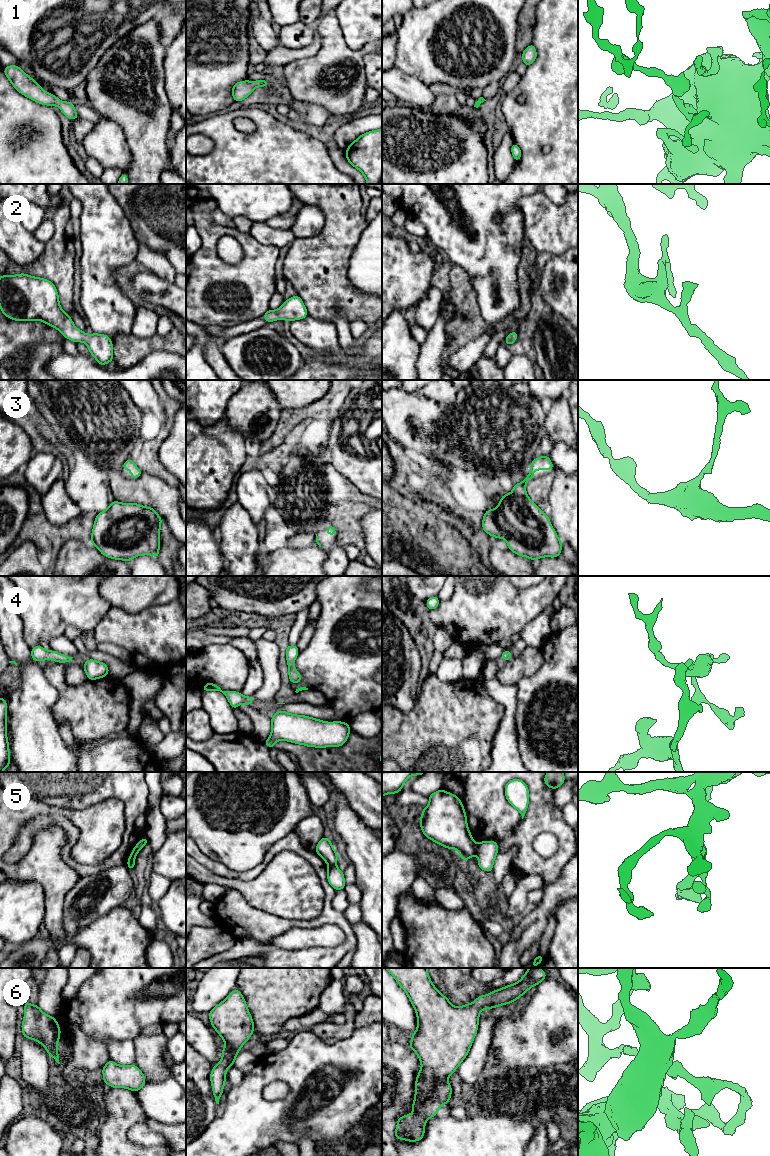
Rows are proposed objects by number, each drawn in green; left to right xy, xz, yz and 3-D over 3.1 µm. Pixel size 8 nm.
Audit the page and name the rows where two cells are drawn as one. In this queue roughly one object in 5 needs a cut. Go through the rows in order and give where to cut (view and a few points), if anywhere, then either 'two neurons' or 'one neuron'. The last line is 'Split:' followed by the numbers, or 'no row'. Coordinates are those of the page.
1: cut none; one neuron
2: cut none; one neuron
3: cut none; one neuron
4: cut none; one neuron
5: cut yz (475, 844), (476, 853); two neurons
6: cut none; one neuron
Split: 5

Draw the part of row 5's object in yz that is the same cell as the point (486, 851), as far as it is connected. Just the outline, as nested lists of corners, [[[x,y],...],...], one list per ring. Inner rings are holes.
[[[482,841],[476,844],[476,855],[478,866],[486,872],[492,872],[493,863],[498,854],[498,843],[496,841]]]

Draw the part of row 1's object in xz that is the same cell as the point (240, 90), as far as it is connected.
[[[259,79],[255,82],[245,80],[237,82],[233,85],[231,93],[235,102],[239,102],[247,98],[256,87],[266,87],[269,86],[268,81],[264,79]]]

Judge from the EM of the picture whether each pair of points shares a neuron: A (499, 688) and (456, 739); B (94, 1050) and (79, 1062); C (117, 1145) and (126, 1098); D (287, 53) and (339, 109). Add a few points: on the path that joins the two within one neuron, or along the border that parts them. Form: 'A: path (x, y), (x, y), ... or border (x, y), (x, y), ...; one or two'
A: border (483, 683), (486, 691), (503, 706), (502, 718); two
B: path (90, 1054), (83, 1059); one
C: path (117, 1133), (117, 1122), (121, 1110); one
D: border (315, 53), (291, 60), (283, 65); two

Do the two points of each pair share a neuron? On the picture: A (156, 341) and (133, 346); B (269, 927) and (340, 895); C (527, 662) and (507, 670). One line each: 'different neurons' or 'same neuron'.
A: same neuron
B: different neurons
C: same neuron

